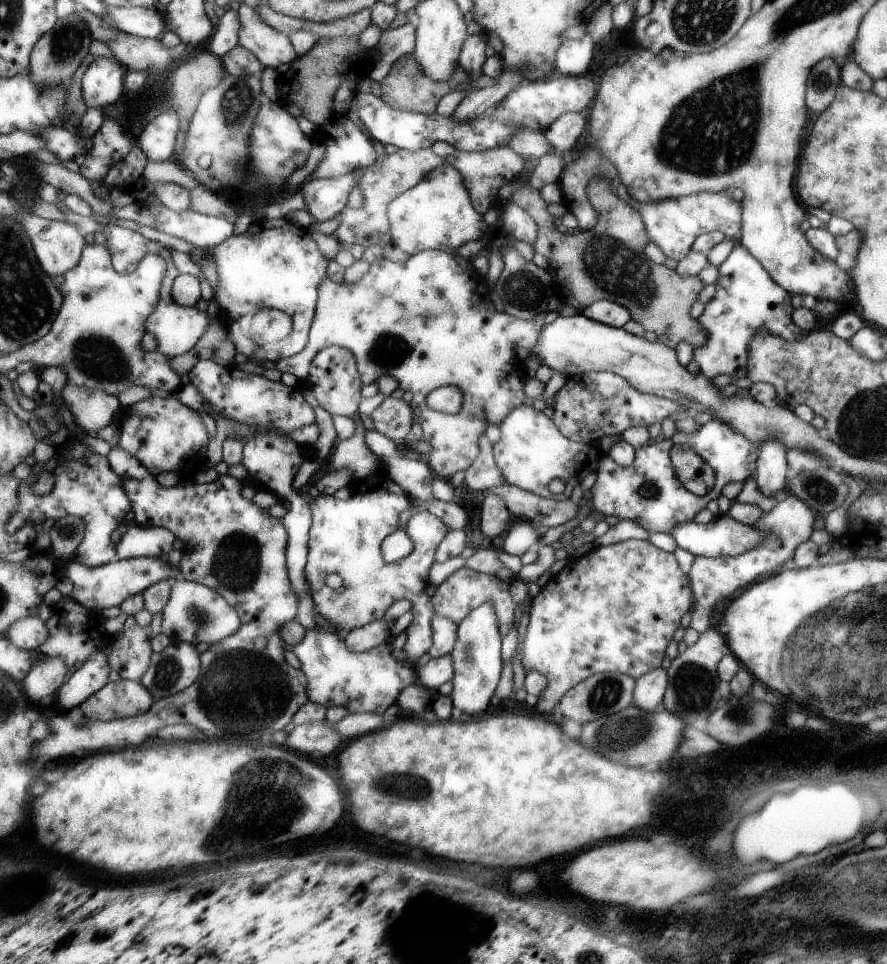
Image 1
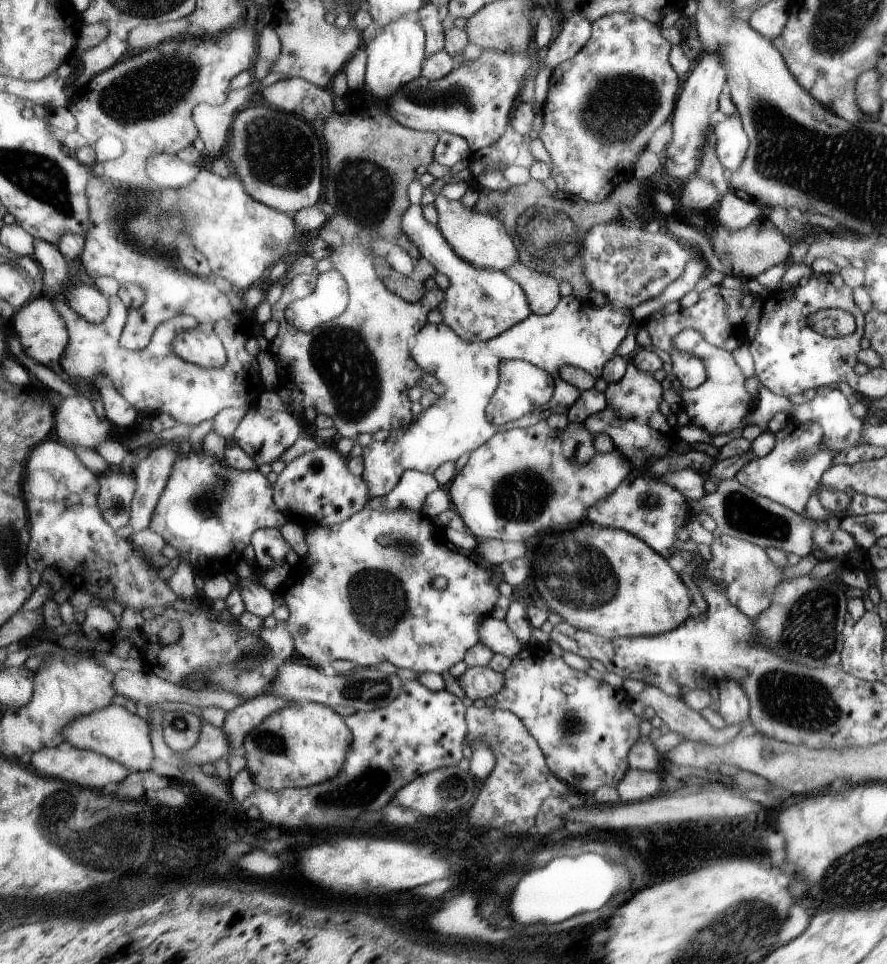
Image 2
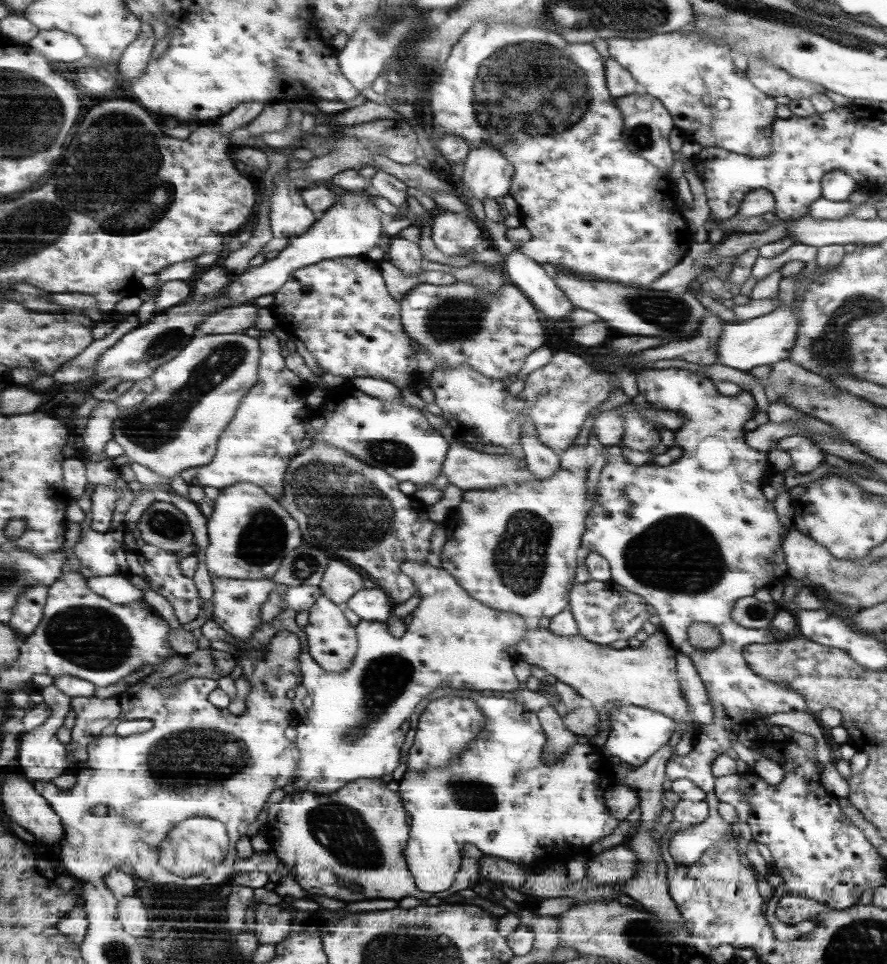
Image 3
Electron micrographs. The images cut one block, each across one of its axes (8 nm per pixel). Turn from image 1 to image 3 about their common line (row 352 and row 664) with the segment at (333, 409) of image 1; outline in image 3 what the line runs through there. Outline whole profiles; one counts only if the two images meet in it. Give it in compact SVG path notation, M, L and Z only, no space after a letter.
M323 596L317 600L315 606L309 608L309 624L305 626L305 632L307 632L311 656L327 672L345 672L355 664L355 658L361 648L357 626L353 622L349 622L345 608L335 604L331 598Z

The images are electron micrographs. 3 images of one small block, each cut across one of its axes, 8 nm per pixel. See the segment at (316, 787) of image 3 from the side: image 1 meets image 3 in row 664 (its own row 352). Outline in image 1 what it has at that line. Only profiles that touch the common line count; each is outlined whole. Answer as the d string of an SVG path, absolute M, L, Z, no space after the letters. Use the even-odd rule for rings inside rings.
M427 250L411 256L405 264L383 258L375 260L375 264L371 264L369 268L369 274L365 274L357 284L339 284L331 278L325 278L309 346L301 354L277 362L275 368L281 374L293 374L299 384L307 384L311 380L311 368L317 354L325 348L339 346L351 350L357 356L363 384L377 384L385 376L397 378L403 390L413 392L411 406L425 424L425 448L431 448L425 450L423 460L431 464L437 476L451 482L453 474L457 474L459 470L467 472L479 458L481 436L489 430L489 426L503 424L513 408L517 410L523 406L527 398L525 388L529 378L525 376L525 364L513 352L517 348L533 350L543 326L545 324L541 322L541 318L527 322L501 310L499 302L493 298L493 288L489 288L483 278L471 278L457 262L455 254L447 254L443 250ZM449 384L457 384L465 394L465 404L459 414L445 414L447 410L435 410L429 404L429 396L433 394L433 390Z

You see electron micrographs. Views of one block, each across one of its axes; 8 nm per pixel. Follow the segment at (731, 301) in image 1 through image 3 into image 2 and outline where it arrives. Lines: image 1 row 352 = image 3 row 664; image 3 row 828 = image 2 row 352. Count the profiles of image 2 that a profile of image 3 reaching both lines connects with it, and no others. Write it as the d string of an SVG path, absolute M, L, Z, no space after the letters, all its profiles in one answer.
M685 328L681 330L681 334L677 334L677 338L673 338L673 346L677 346L677 350L683 350L691 356L701 358L703 368L705 368L705 382L693 390L683 390L677 386L677 390L673 390L679 398L681 398L681 410L687 414L689 422L697 428L707 430L711 436L721 436L721 434L729 434L735 428L739 428L741 418L753 408L755 400L745 392L743 388L743 374L737 368L737 364L731 358L731 352L725 352L721 348L711 346L709 342L703 340L703 336L697 330Z

